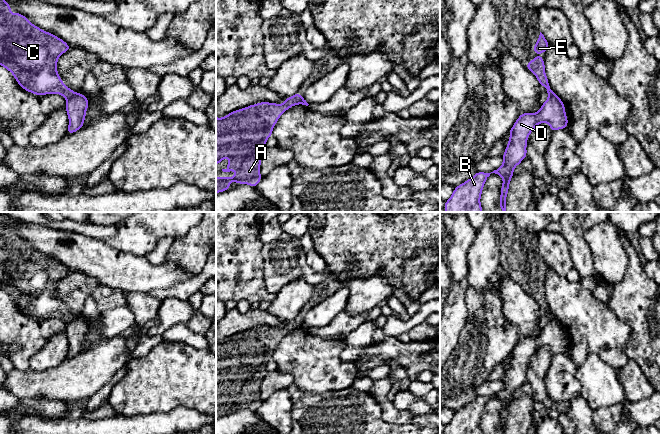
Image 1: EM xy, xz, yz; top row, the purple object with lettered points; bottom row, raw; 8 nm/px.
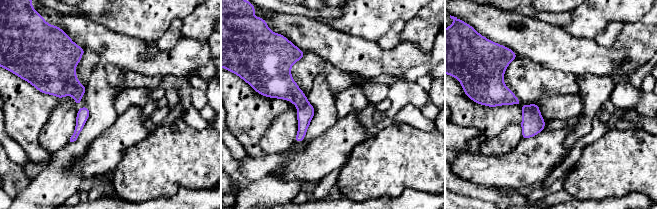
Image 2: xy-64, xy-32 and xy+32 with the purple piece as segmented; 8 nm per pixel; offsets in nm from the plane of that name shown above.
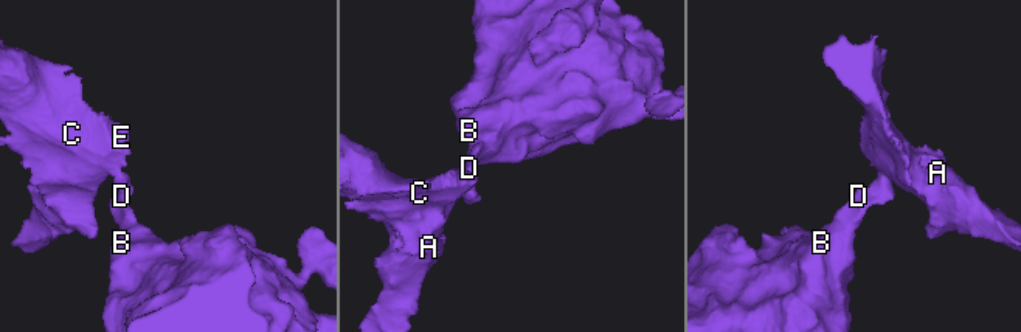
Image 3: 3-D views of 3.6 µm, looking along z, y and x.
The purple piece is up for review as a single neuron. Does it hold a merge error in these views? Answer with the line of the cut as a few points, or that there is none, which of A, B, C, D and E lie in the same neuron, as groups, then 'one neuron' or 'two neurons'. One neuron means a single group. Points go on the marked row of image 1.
cut in xy along (76, 93), (67, 100); A C E / B D; two neurons

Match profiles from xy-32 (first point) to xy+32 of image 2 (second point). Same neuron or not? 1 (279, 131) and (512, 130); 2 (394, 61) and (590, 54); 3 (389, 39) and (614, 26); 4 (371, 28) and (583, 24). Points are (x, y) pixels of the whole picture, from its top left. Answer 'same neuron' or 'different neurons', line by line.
1: same neuron
2: same neuron
3: same neuron
4: same neuron

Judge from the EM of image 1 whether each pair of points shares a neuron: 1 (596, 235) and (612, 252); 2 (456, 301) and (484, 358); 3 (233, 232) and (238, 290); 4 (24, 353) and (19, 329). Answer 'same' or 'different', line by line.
1: same
2: different
3: same
4: same

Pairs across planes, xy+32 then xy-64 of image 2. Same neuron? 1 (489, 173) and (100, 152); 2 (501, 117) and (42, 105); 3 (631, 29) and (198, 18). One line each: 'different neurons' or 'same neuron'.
1: same neuron
2: same neuron
3: same neuron

